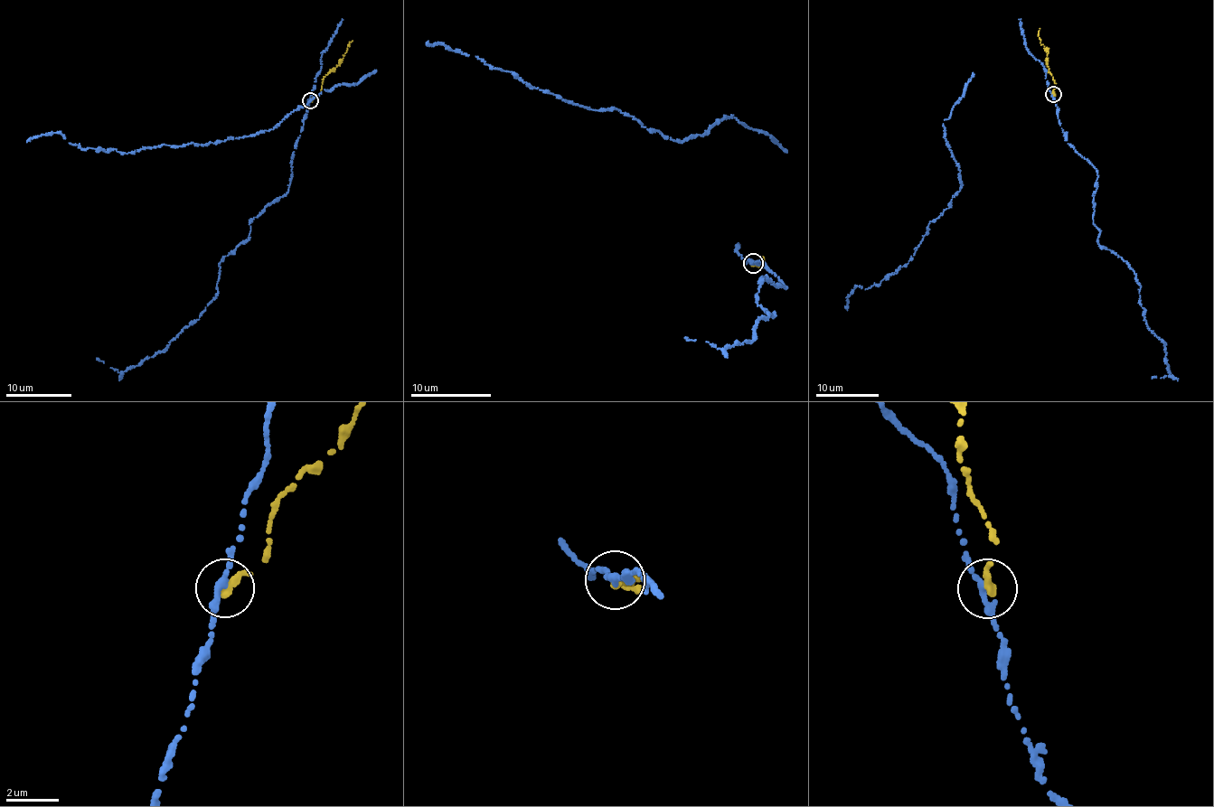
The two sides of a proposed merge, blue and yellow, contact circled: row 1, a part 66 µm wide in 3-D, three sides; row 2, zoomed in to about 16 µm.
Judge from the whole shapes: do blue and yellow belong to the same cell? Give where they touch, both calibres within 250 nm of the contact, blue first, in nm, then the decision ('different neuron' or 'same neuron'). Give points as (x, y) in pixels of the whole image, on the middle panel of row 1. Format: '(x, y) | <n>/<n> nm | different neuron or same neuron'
(753, 263) | 240/340 nm | different neuron

